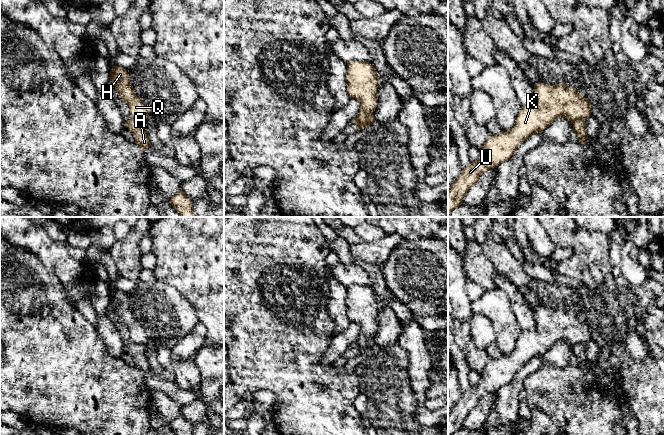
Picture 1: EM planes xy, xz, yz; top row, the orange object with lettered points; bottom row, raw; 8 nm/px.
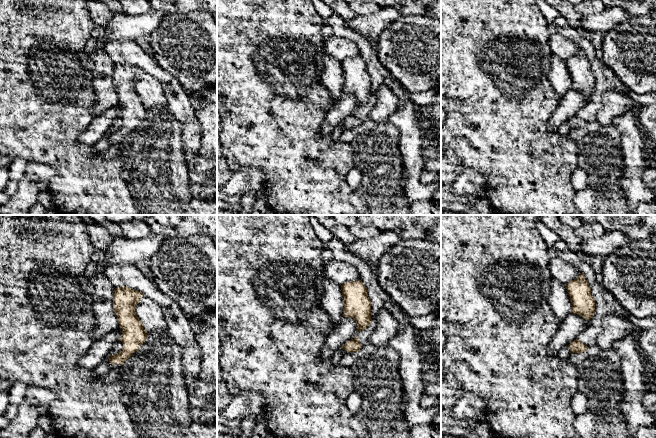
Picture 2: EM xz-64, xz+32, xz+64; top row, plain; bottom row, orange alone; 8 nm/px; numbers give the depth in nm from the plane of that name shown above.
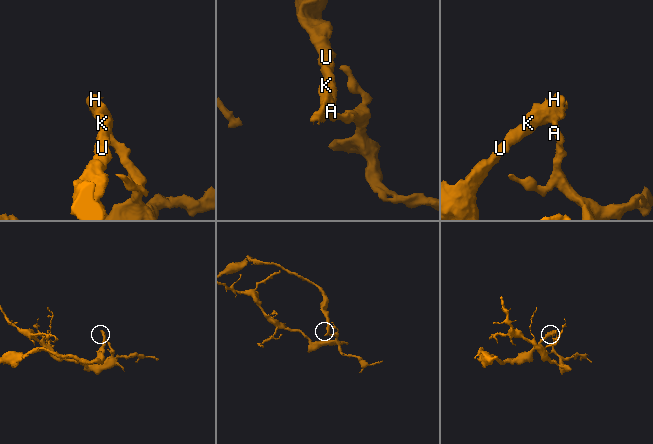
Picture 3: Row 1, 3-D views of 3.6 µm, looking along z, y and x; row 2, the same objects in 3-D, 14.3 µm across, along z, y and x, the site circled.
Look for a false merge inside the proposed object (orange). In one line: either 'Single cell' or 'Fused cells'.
Fused cells

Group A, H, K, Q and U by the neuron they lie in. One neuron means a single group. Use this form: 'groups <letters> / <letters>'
groups A / H K Q U

